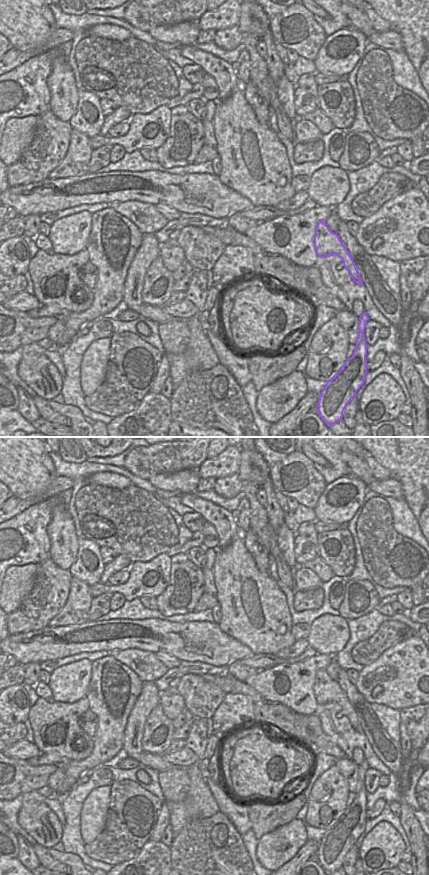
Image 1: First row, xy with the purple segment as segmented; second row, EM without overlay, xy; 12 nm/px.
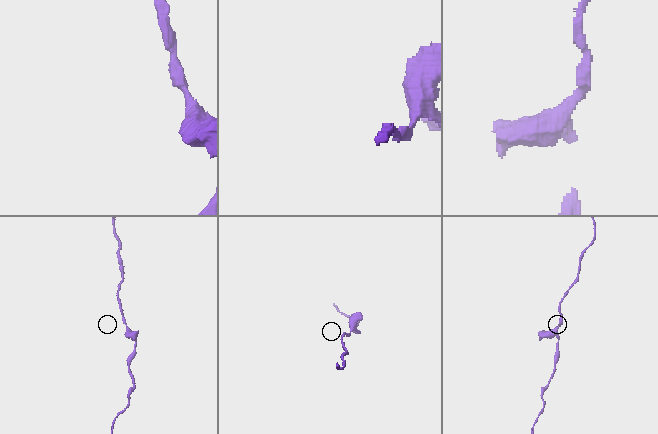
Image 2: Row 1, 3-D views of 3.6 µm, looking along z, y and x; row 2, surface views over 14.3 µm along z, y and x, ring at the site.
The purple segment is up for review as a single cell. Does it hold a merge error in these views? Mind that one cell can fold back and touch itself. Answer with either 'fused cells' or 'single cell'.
single cell

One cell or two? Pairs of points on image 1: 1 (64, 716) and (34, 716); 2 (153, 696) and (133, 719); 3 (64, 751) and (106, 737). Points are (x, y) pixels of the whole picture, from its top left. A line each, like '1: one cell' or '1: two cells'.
1: one cell
2: one cell
3: two cells

